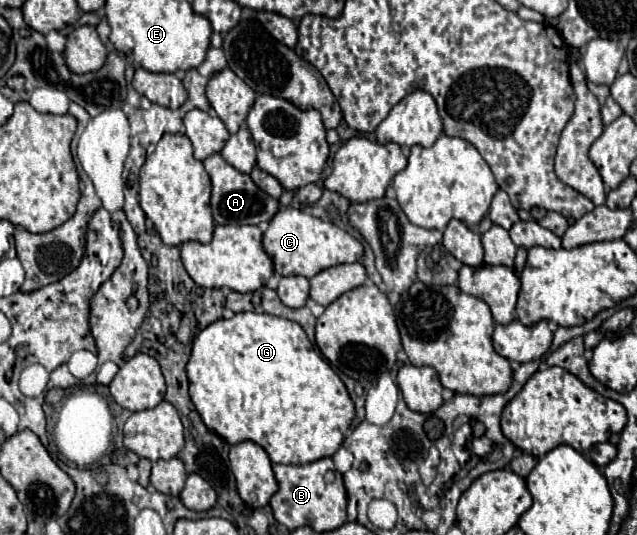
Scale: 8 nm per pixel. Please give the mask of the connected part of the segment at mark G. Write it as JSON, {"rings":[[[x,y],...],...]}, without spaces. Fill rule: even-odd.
{"rings":[[[251,311],[235,313],[231,319],[219,319],[215,323],[211,323],[209,327],[205,327],[193,339],[193,351],[191,351],[191,357],[189,357],[189,363],[187,363],[187,379],[189,379],[191,399],[195,403],[197,413],[203,417],[207,429],[219,433],[223,439],[227,439],[233,445],[241,443],[241,441],[253,441],[253,443],[261,445],[267,451],[267,455],[273,463],[303,465],[303,463],[311,463],[311,461],[317,461],[317,459],[323,459],[323,457],[331,457],[339,449],[339,445],[343,443],[345,431],[349,429],[349,423],[355,415],[355,407],[353,407],[353,401],[347,393],[347,387],[343,385],[339,375],[329,367],[329,363],[315,351],[315,347],[307,339],[305,331],[301,329],[301,325],[295,323],[295,321],[283,319],[283,317],[269,315],[269,313],[251,313]]]}

